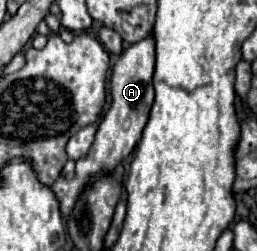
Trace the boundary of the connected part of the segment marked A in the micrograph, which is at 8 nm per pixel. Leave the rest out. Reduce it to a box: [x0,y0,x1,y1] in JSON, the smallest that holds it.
[49,34,155,216]

